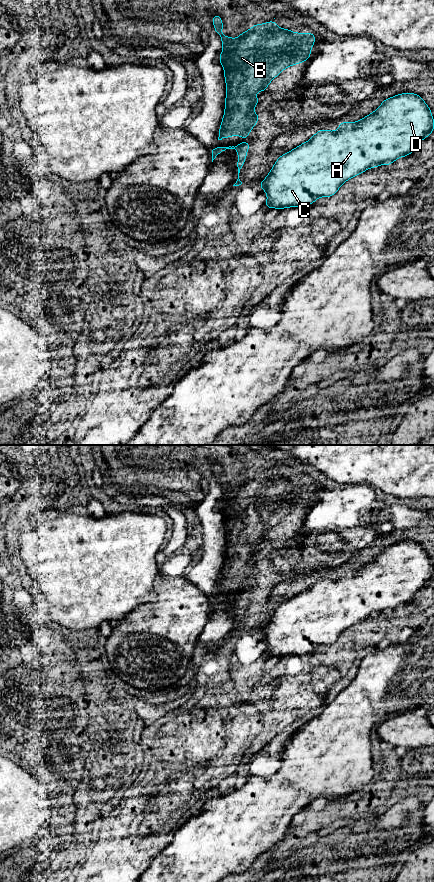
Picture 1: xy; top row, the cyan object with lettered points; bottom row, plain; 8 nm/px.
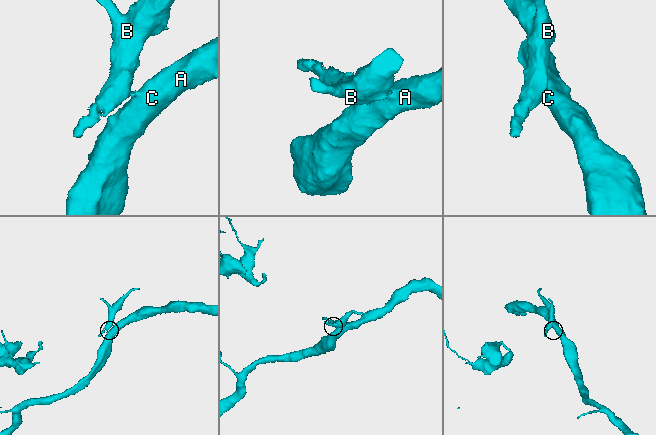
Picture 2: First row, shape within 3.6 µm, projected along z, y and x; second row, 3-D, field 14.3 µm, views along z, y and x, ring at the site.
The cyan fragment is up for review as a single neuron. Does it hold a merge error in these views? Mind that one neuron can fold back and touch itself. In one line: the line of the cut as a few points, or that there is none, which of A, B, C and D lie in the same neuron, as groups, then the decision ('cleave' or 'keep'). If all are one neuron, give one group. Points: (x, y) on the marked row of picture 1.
cut xy (263, 181), (260, 187); groups A C D / B; cleave

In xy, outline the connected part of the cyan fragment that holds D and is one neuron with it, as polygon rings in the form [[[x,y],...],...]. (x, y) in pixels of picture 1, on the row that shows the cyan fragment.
[[[410,92],[402,93],[385,99],[373,113],[357,122],[340,122],[336,131],[326,129],[318,131],[309,141],[277,159],[261,187],[267,193],[265,206],[267,209],[280,210],[311,205],[317,198],[335,195],[344,182],[369,168],[379,167],[382,164],[391,165],[396,159],[410,155],[417,144],[434,131],[434,119],[431,112],[420,95]]]

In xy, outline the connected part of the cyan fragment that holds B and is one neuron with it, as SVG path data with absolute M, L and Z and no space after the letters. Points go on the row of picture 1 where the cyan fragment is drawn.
M213 15L213 26L215 33L222 39L223 51L220 54L219 61L224 68L224 77L226 81L226 99L224 117L221 121L218 140L222 138L232 138L233 136L242 136L246 140L251 129L257 124L261 115L254 114L254 108L261 98L256 98L254 94L259 91L265 91L269 83L278 76L285 68L303 63L310 58L311 48L315 43L313 33L295 33L288 29L280 28L274 22L274 19L264 24L253 25L251 29L243 32L236 39L222 34L223 23L220 15Z

